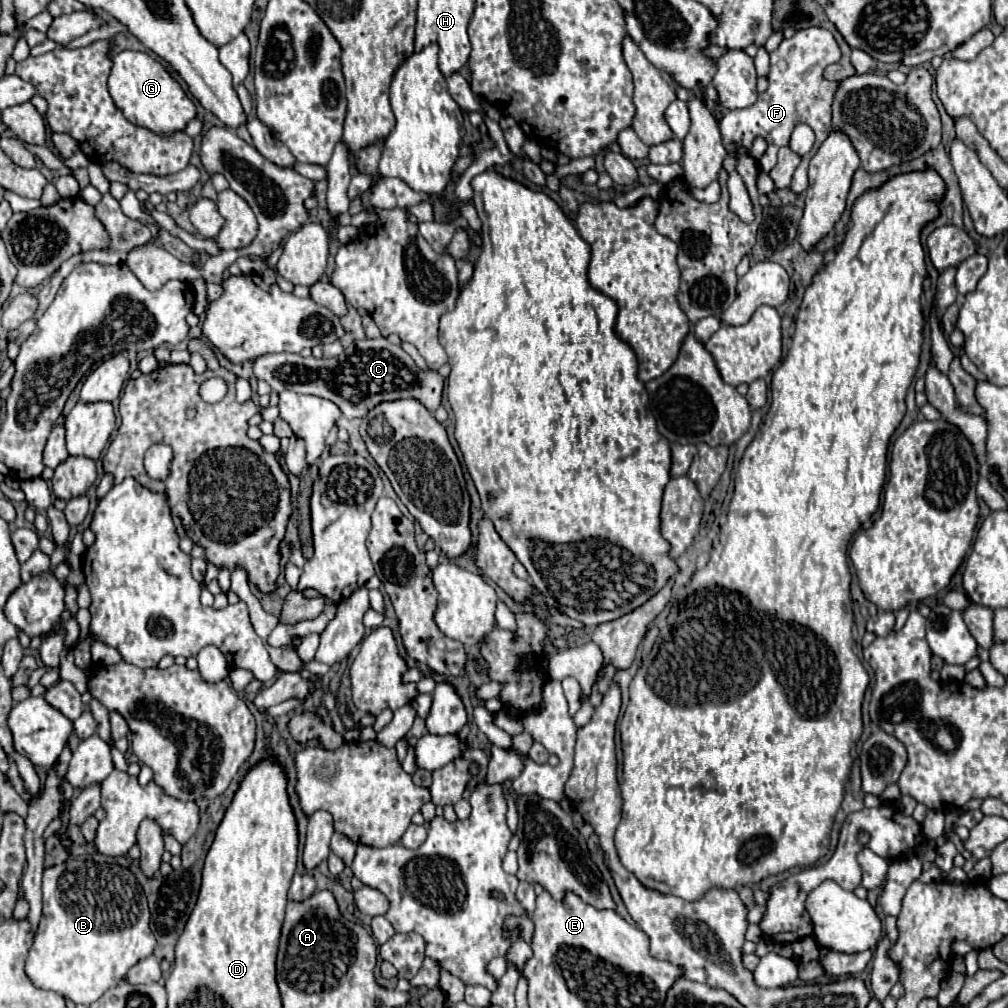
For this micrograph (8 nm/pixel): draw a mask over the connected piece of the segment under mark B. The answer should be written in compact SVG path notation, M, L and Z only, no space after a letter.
M68 859L44 869L44 913L26 959L26 975L40 987L72 999L74 1003L90 1005L100 999L110 987L124 979L126 971L156 949L156 939L150 931L150 911L146 895L136 877L118 865L100 865L94 861Z

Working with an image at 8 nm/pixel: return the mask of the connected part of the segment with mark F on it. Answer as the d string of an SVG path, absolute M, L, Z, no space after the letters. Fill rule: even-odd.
M822 27L800 29L794 33L794 37L784 39L780 43L780 47L770 53L768 89L758 95L758 101L752 107L734 109L722 117L720 133L722 133L724 147L734 149L736 145L742 145L744 149L750 149L756 137L766 139L766 143L770 143L770 145L788 145L790 133L798 123L810 125L815 135L814 147L807 155L804 155L804 159L794 172L792 183L790 183L790 189L794 193L806 191L806 187L809 185L809 162L832 129L830 103L834 101L834 91L838 91L838 81L826 81L822 77L822 71L826 65L836 63L836 61L840 61L840 47L838 47L834 35ZM780 59L784 59L788 63L786 71L780 71L780 67L778 67Z

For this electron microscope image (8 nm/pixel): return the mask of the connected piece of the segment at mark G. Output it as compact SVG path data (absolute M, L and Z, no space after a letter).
M122 51L114 55L114 67L108 77L108 91L116 107L130 123L146 127L158 135L172 135L176 131L184 131L186 123L196 117L196 105L192 103L192 99L188 99L180 83L166 71L162 63L158 63L146 53Z

